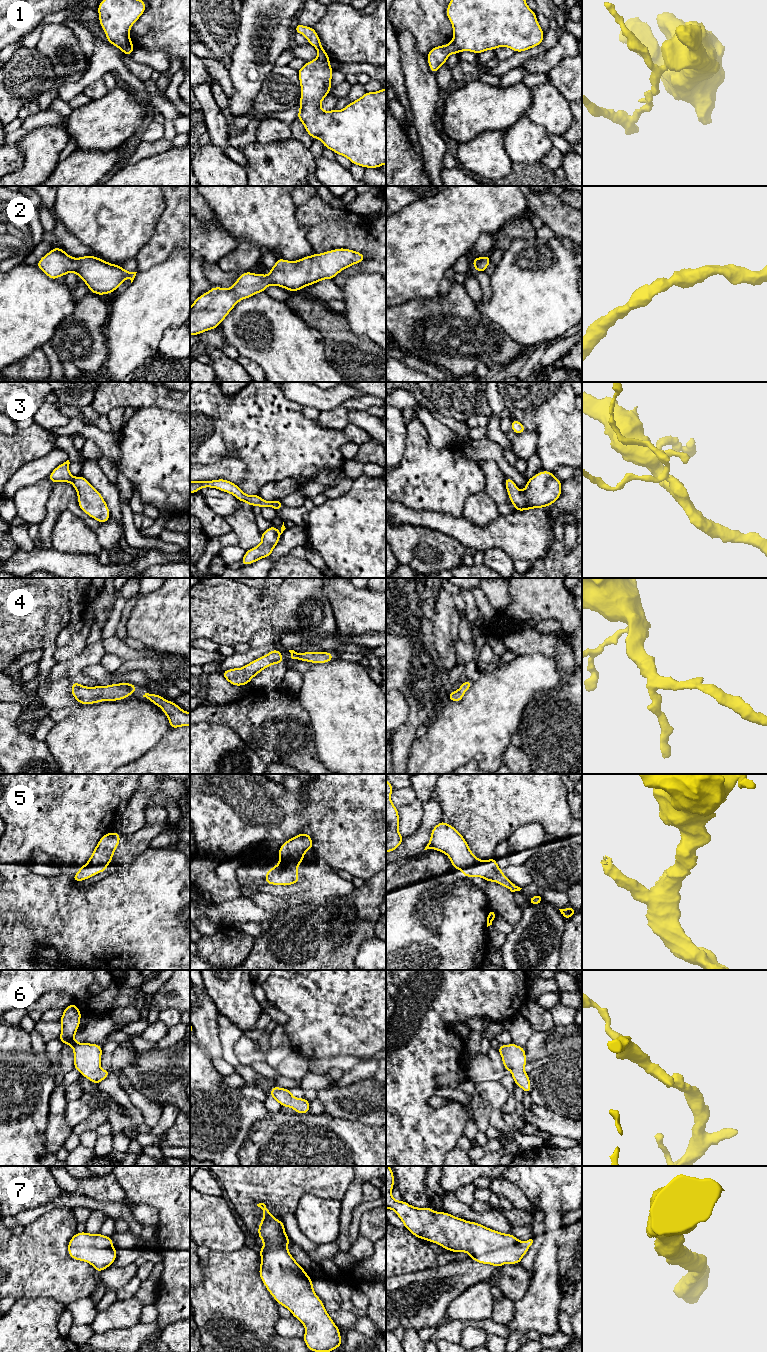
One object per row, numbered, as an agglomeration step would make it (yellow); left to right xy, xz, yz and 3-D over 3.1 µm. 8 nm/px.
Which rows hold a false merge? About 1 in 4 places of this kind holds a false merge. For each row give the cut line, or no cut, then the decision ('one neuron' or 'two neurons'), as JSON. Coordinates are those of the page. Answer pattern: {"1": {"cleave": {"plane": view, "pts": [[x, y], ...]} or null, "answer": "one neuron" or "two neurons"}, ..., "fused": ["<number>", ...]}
{"1": {"cleave": {"plane": "xz", "pts": [[316, 58], [328, 61]]}, "answer": "two neurons"}, "2": {"cleave": null, "answer": "one neuron"}, "3": {"cleave": null, "answer": "one neuron"}, "4": {"cleave": null, "answer": "one neuron"}, "5": {"cleave": null, "answer": "one neuron"}, "6": {"cleave": null, "answer": "one neuron"}, "7": {"cleave": null, "answer": "one neuron"}, "fused": ["1"]}

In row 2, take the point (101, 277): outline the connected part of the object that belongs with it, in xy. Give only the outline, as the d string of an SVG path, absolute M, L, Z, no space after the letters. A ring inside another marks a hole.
M59 247L44 255L36 266L53 280L73 272L85 282L90 292L100 296L113 293L126 278L132 283L137 273L92 255L73 258Z

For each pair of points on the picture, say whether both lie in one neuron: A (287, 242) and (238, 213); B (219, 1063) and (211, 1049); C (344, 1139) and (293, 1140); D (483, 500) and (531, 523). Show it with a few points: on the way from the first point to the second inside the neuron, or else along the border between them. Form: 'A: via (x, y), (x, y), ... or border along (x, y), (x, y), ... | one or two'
A: via (275, 230), (258, 213), (250, 213) | one
B: border along (221, 1056), (212, 1059) | two
C: via (331, 1140), (306, 1140) | one
D: border along (499, 513), (487, 525), (479, 526) | two

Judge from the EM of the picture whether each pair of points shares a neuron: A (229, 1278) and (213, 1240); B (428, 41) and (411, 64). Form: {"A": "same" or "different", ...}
{"A": "different", "B": "different"}

